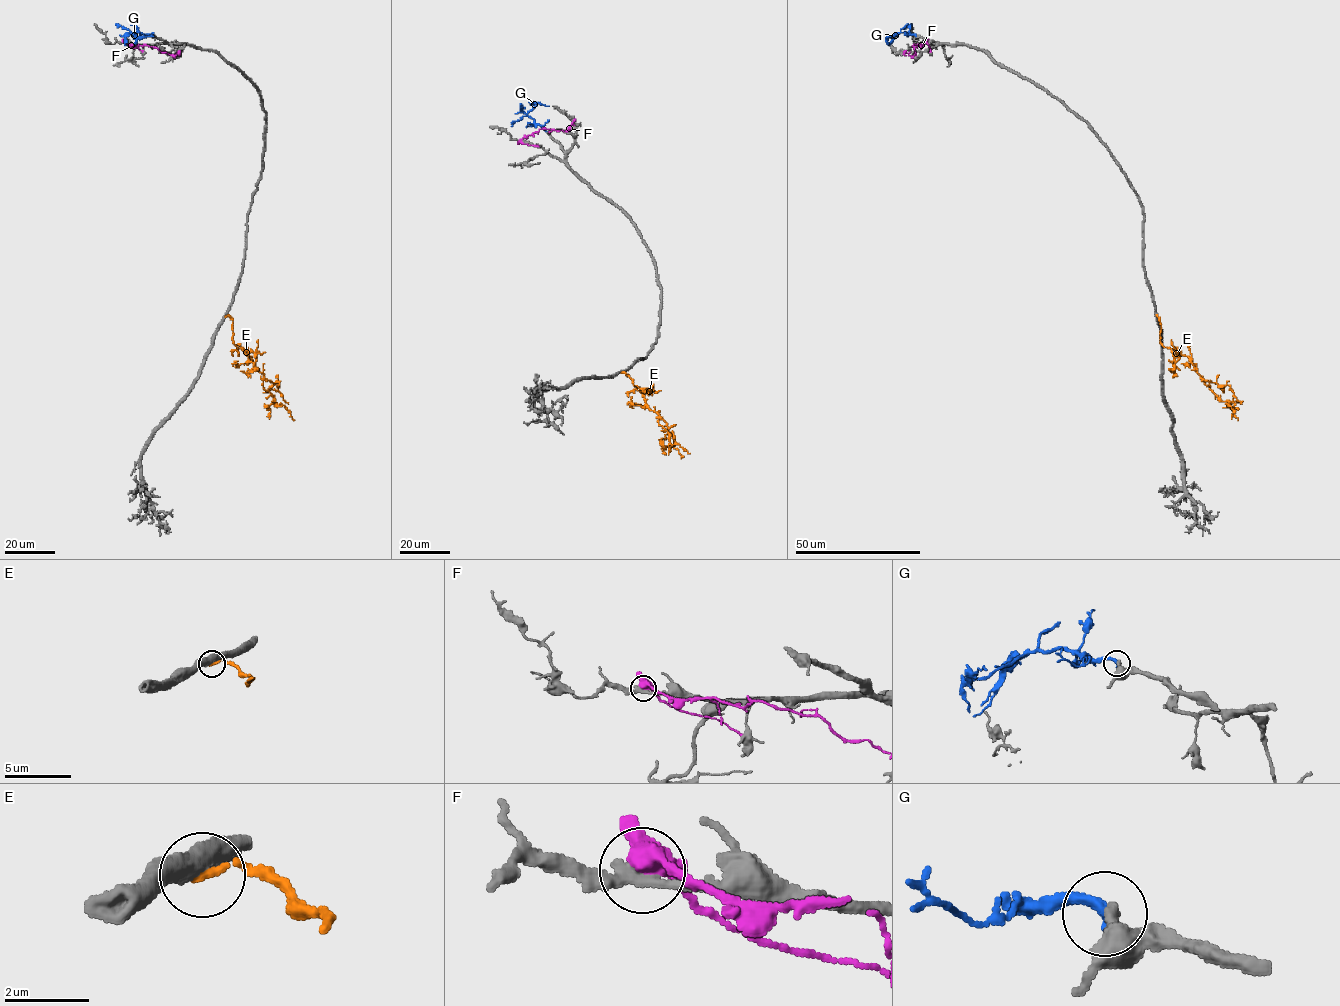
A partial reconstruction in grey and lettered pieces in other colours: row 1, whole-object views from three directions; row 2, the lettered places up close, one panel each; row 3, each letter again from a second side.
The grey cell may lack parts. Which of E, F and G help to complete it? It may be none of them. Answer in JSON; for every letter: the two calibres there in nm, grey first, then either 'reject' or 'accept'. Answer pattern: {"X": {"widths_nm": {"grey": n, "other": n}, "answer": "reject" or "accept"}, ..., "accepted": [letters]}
{"E": {"widths_nm": {"grey": 500, "other": 220}, "answer": "reject"}, "F": {"widths_nm": {"grey": 280, "other": 400}, "answer": "reject"}, "G": {"widths_nm": {"grey": 440, "other": 280}, "answer": "accept"}, "accepted": ["G"]}

